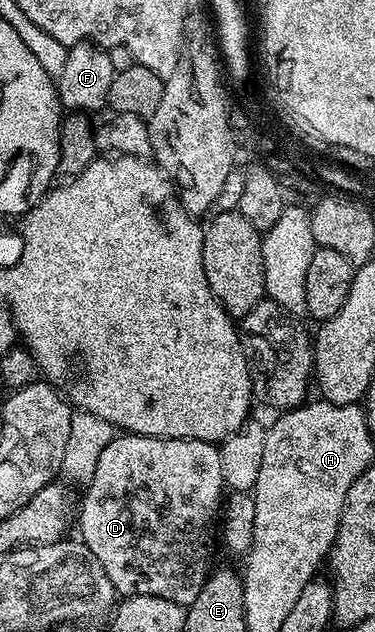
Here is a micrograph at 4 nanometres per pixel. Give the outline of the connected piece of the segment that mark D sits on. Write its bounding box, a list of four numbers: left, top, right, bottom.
[78,434,225,605]

